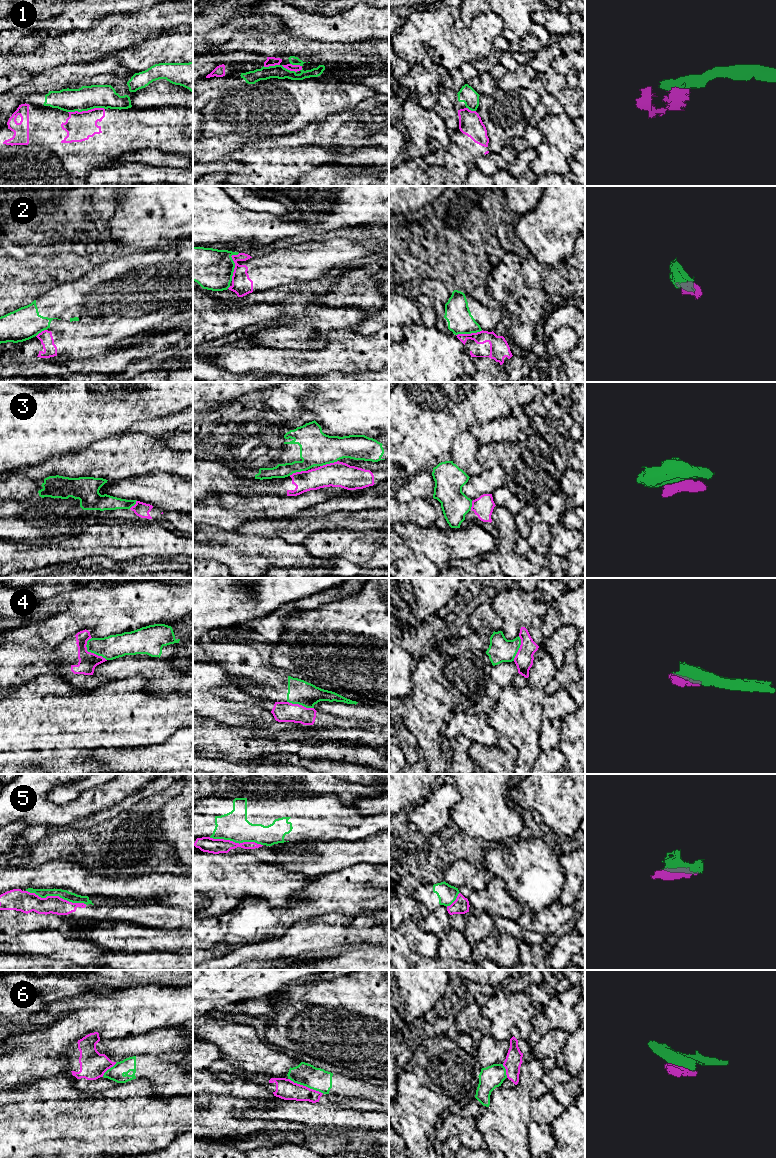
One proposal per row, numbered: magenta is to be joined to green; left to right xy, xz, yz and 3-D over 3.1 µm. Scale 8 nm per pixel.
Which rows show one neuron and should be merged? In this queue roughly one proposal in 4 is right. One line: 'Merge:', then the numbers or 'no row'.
Merge: no row

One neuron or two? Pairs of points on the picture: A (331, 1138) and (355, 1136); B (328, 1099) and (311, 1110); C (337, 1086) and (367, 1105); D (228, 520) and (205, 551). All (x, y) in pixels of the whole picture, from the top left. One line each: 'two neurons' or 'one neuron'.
A: one neuron
B: two neurons
C: two neurons
D: two neurons

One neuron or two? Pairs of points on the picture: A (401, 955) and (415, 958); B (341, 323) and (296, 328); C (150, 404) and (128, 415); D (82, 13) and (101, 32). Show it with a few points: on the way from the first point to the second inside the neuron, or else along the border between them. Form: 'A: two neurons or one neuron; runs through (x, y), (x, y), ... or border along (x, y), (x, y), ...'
A: two neurons; border along (410, 954), (407, 959)
B: one neuron; runs through (330, 323), (307, 324)
C: one neuron; runs through (145, 404), (139, 404), (133, 410)
D: two neurons; border along (114, 13), (98, 18), (89, 27), (70, 30)

